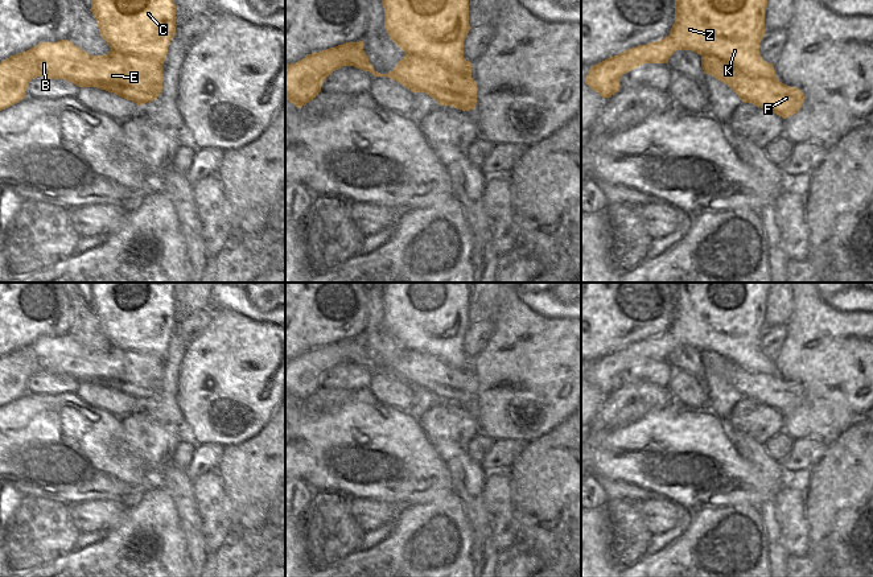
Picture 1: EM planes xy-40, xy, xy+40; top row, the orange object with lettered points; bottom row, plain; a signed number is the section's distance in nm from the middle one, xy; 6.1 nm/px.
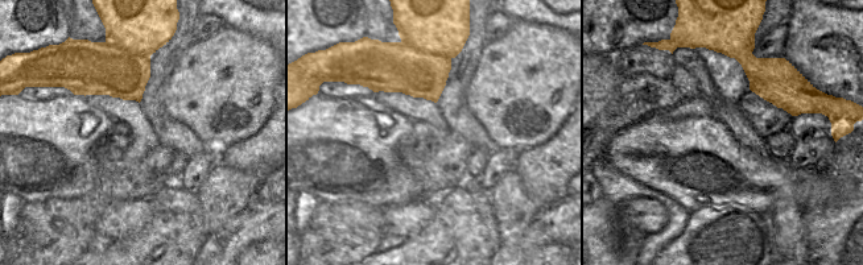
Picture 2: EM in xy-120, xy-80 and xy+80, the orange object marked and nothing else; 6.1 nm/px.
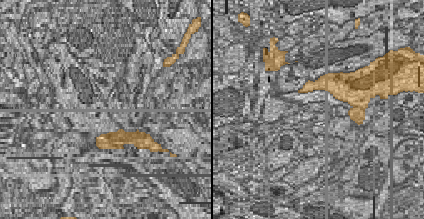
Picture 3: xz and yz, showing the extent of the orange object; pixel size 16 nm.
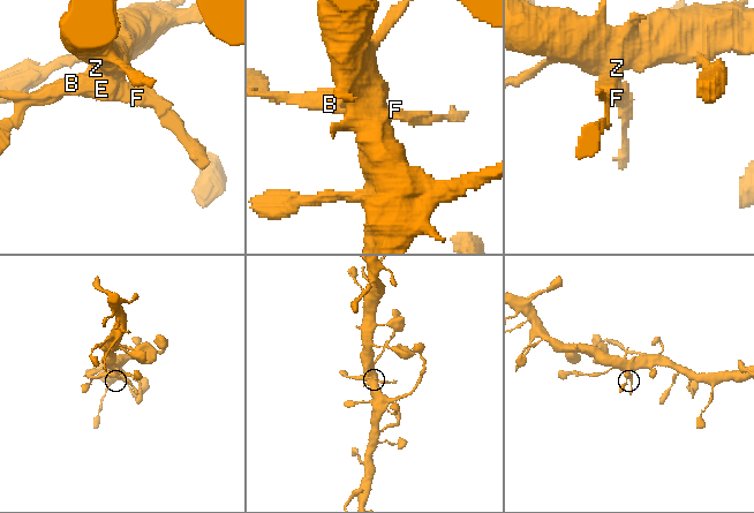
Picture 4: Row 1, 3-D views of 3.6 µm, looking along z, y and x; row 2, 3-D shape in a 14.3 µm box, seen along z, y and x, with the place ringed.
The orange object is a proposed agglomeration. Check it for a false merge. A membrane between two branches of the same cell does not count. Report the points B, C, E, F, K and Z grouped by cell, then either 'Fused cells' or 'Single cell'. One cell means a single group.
Groups: B E F / C K Z. Fused cells

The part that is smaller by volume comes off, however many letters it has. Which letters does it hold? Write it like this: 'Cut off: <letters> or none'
Cut off: B, E, F

